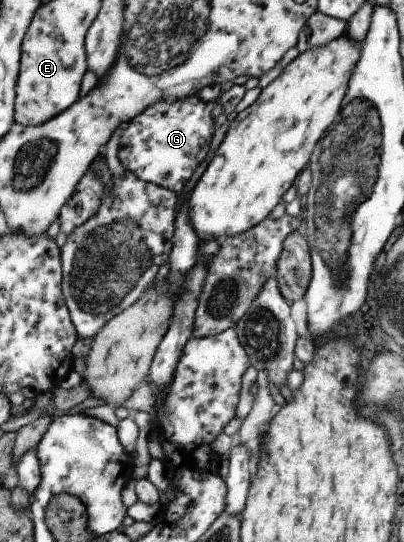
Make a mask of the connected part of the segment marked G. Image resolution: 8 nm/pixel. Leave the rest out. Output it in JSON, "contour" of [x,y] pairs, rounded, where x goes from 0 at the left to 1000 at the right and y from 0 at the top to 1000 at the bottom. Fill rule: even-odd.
{"contour":[[[488,175],[446,185],[394,185],[369,196],[319,225],[300,249],[292,273],[297,301],[351,332],[446,356],[522,275],[532,245],[522,205],[535,192],[537,185],[498,186]]]}

